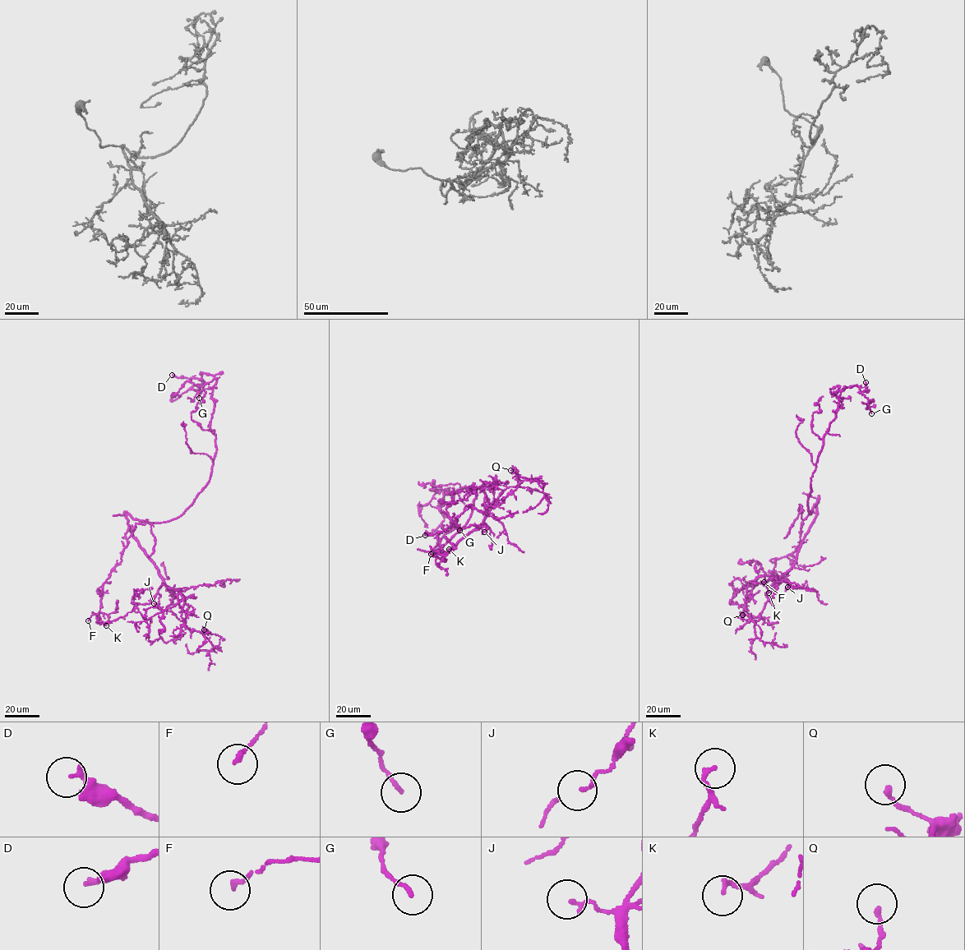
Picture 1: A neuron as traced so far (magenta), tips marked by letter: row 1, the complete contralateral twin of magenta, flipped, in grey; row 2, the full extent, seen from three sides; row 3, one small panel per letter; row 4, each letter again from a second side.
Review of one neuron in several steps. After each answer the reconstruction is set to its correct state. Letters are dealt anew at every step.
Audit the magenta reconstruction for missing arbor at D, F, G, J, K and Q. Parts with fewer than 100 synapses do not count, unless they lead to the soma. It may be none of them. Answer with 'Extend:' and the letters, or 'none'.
Extend: none

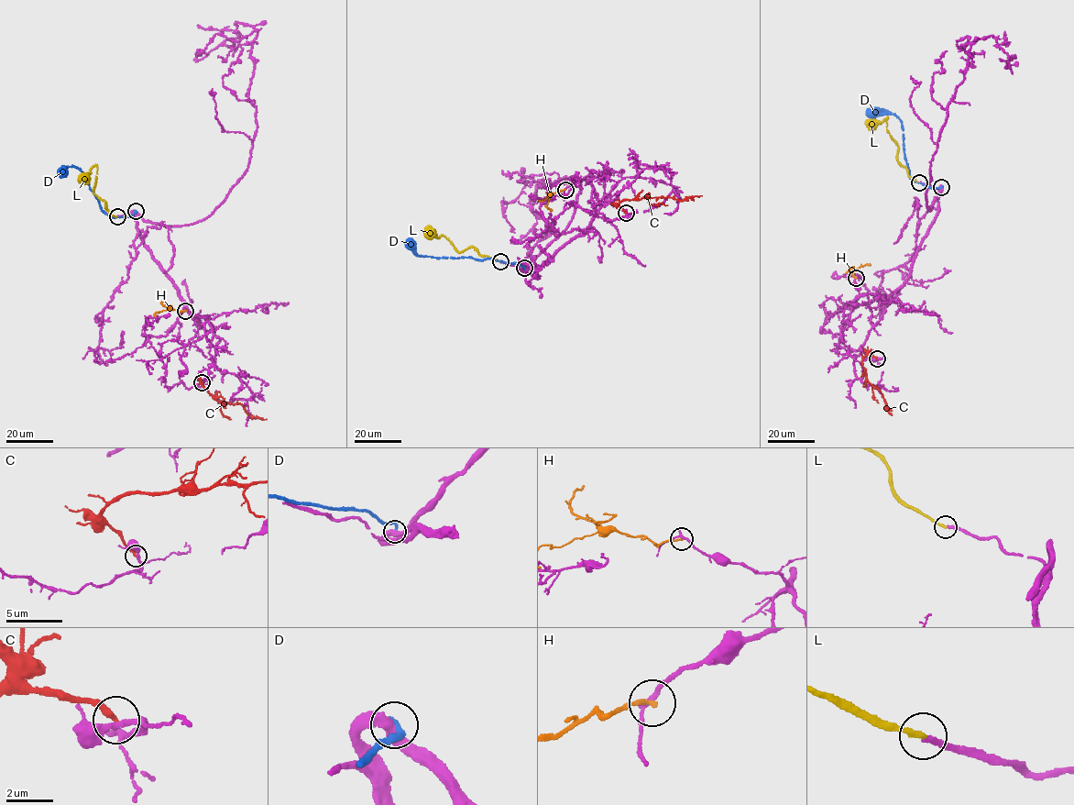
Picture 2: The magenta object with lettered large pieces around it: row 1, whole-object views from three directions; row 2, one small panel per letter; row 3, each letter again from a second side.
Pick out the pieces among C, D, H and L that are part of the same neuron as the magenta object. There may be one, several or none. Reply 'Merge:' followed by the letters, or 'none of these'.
Merge: L

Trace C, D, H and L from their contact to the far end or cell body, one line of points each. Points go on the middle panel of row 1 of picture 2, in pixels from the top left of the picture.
C: (625, 213), (619, 205), (626, 199), (667, 197), (681, 200), (702, 195)
D: (524, 268), (517, 263), (490, 259), (417, 255), (410, 240), (410, 245)
H: (565, 190), (549, 197), (547, 205), (552, 211)
L: (500, 261), (481, 255), (473, 247), (459, 252), (443, 235), (437, 238), (428, 232)

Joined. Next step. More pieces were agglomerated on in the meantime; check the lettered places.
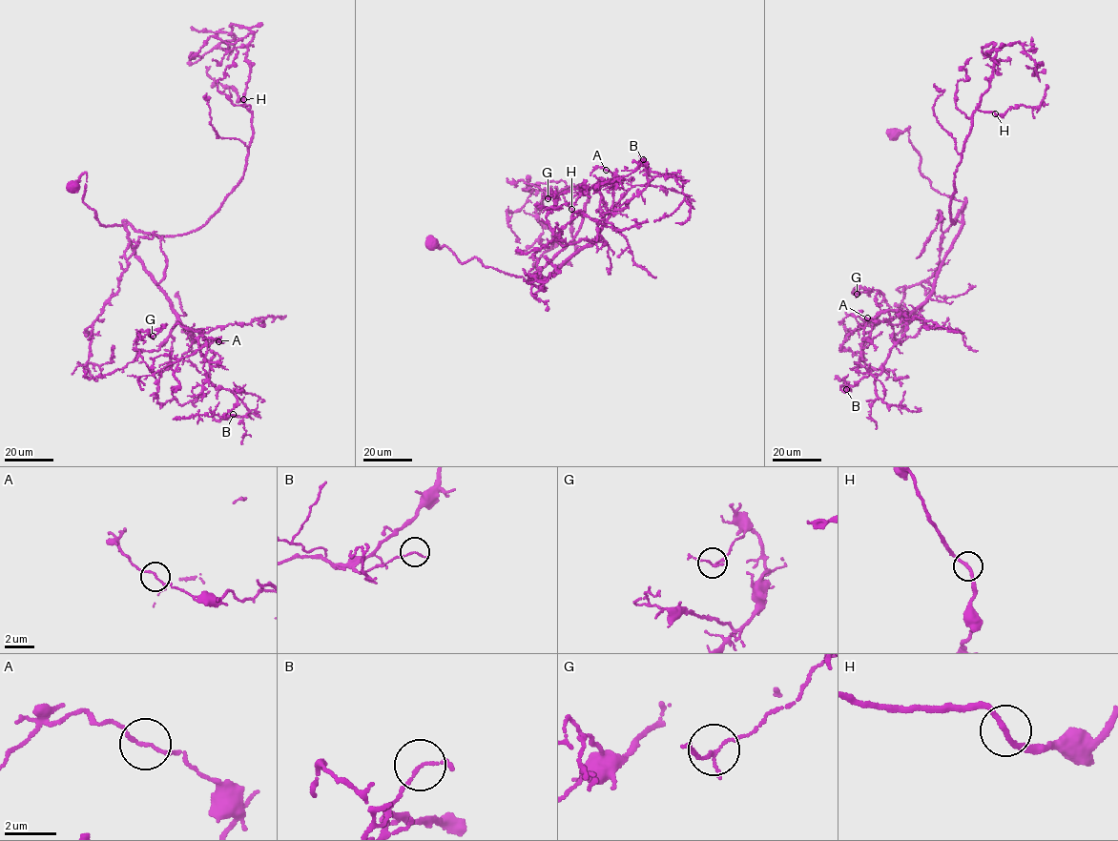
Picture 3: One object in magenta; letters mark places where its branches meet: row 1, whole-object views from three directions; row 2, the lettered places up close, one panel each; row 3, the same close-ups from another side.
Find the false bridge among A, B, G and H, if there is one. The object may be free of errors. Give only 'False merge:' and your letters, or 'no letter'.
False merge: A

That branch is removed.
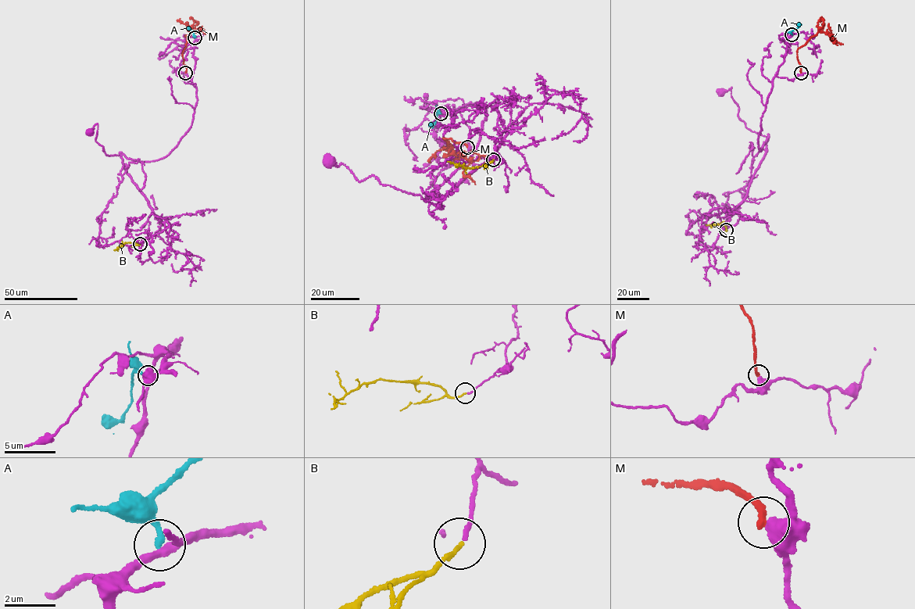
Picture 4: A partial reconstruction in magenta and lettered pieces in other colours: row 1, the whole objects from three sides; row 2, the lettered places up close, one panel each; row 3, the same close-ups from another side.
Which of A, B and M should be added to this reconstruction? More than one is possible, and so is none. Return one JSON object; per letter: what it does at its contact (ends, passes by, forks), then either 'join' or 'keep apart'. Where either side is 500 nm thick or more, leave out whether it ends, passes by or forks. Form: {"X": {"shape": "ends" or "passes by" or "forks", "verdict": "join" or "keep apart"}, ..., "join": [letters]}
{"A": {"shape": "ends", "verdict": "keep apart"}, "B": {"shape": "ends", "verdict": "join"}, "M": {"verdict": "keep apart"}, "join": ["B"]}

